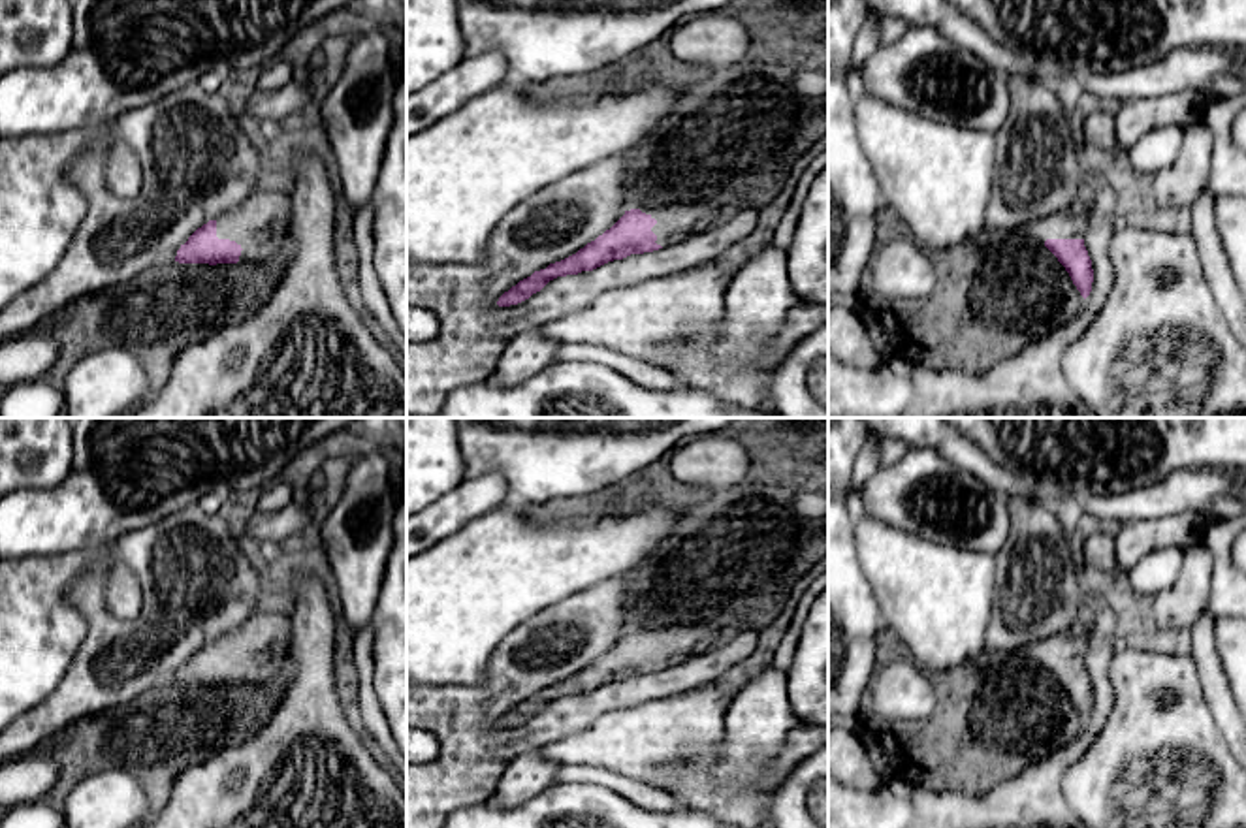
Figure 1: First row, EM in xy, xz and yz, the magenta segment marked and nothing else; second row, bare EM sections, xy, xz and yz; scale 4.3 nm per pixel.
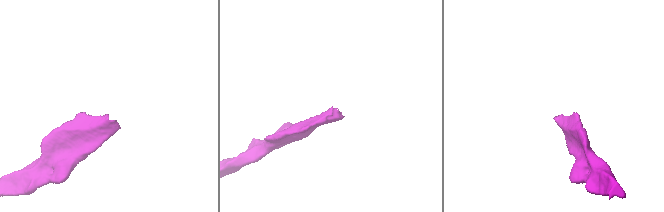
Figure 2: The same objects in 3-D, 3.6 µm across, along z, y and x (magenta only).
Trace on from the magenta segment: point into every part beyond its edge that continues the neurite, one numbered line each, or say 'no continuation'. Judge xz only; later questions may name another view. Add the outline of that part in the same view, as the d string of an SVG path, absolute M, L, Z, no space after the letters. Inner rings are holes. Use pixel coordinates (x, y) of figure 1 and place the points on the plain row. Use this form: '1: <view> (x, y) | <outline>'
1: xz (676, 644) | M644 625L638 630L657 642L651 653L663 670L691 661L719 644L719 630L710 625Z

